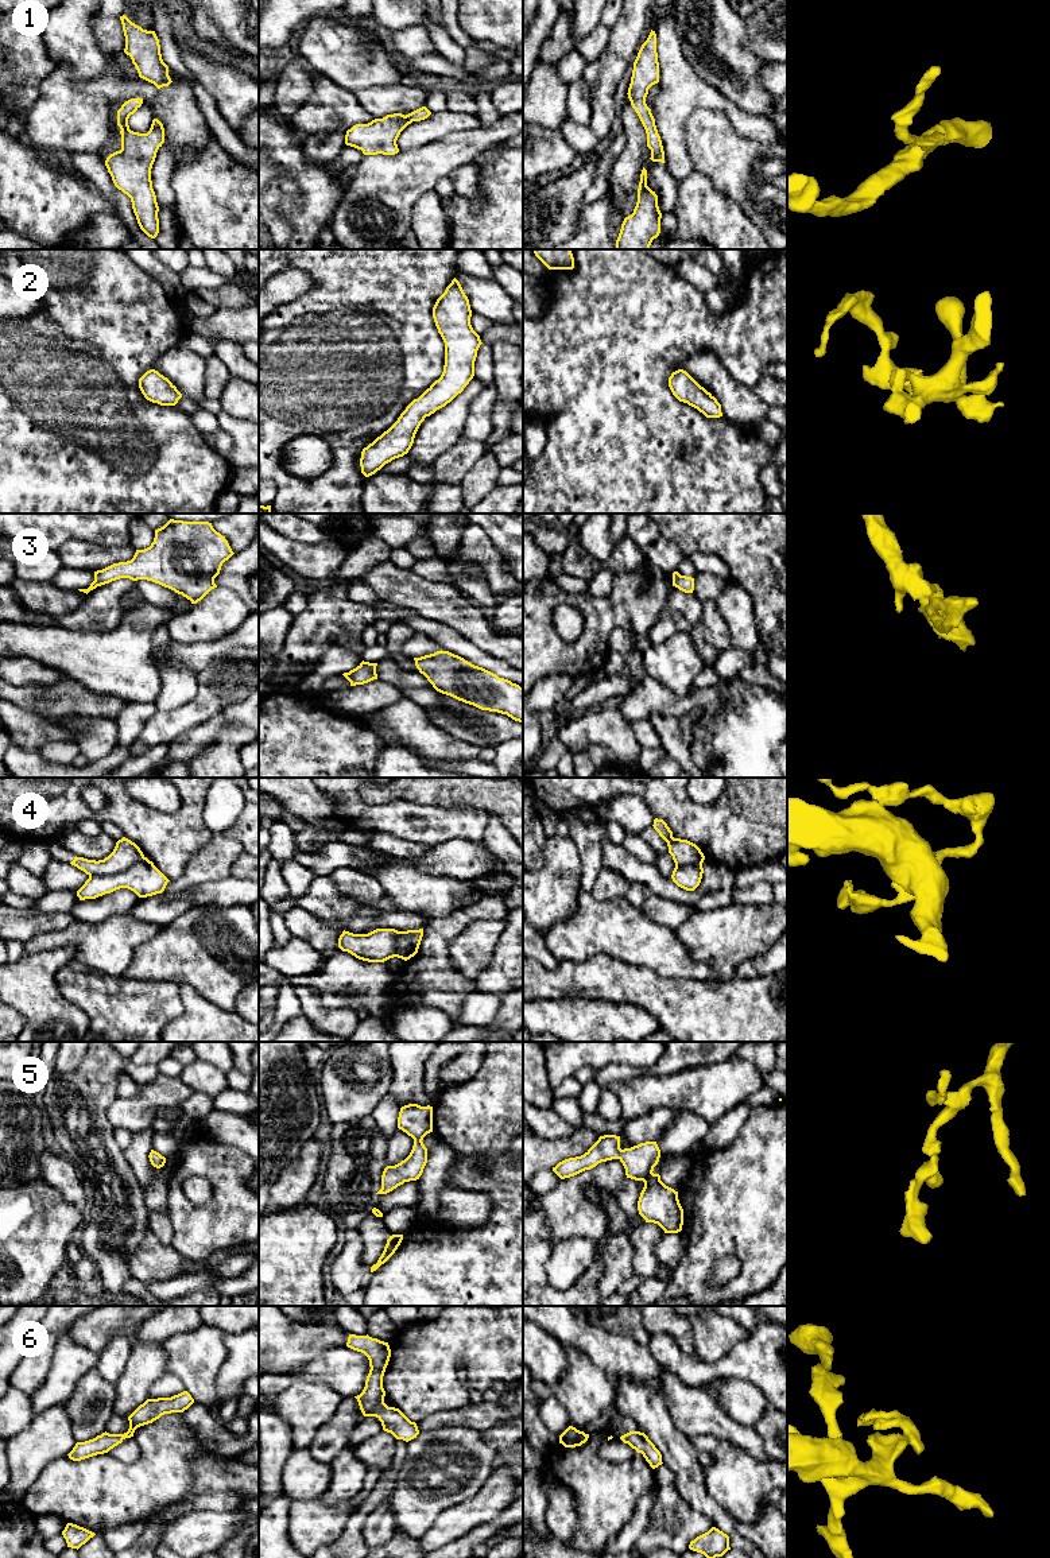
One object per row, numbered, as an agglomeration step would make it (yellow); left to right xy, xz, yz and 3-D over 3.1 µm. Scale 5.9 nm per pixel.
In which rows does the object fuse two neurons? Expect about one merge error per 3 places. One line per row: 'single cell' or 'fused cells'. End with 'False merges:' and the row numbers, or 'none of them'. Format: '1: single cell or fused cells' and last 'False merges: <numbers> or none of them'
1: single cell
2: single cell
3: single cell
4: fused cells
5: single cell
6: single cell
False merges: 4

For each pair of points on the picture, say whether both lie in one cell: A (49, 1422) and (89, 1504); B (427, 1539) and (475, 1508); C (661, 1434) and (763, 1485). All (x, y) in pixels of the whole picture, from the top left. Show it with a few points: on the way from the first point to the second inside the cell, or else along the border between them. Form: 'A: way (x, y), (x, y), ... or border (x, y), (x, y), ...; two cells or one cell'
A: border (66, 1454), (54, 1458), (39, 1475); two cells
B: way (440, 1534), (462, 1518); one cell
C: border (704, 1468), (705, 1489), (715, 1498); two cells

